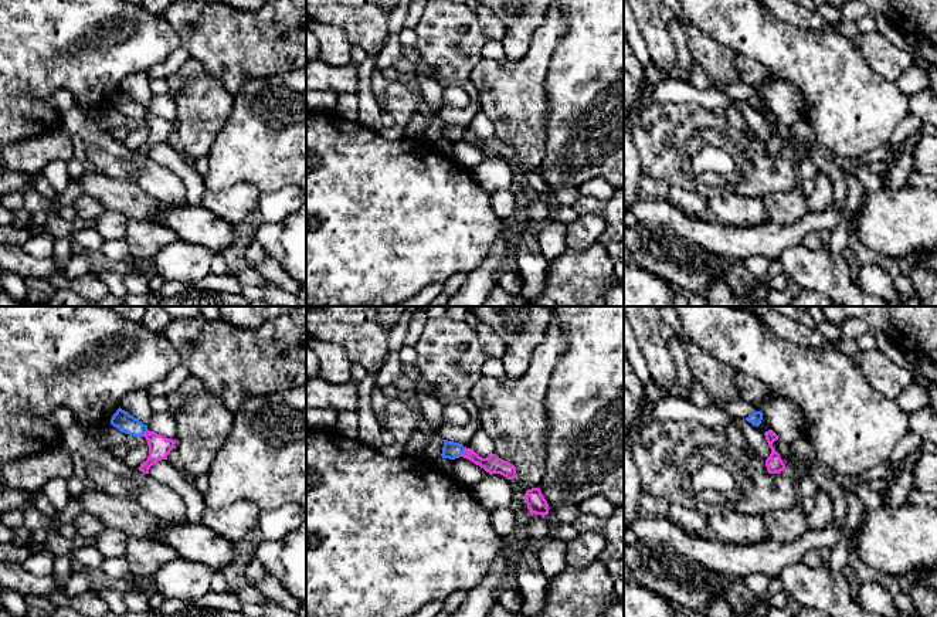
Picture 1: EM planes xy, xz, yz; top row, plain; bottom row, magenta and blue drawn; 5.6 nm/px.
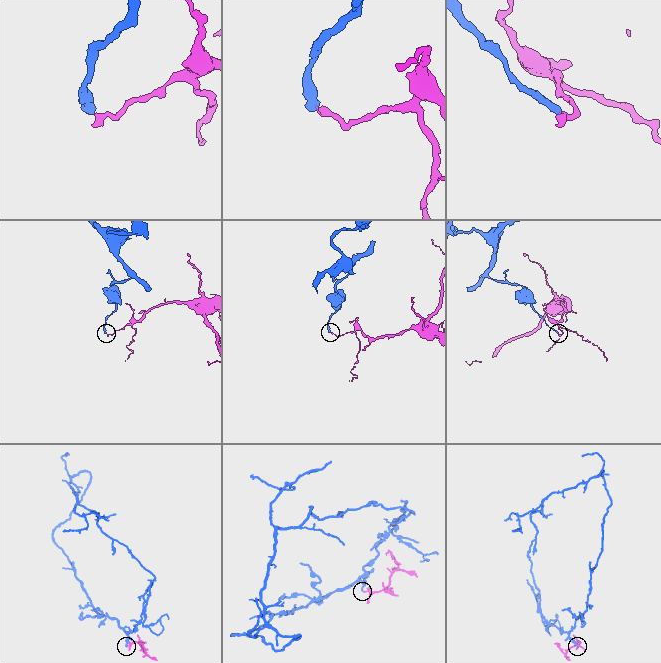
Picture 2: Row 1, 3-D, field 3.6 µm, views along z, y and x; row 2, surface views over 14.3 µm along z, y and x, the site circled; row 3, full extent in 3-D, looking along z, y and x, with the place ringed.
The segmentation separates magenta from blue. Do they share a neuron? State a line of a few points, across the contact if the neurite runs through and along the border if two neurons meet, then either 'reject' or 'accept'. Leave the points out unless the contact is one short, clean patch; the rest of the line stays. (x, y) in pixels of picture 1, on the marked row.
line xz (465, 447), (461, 456); reject

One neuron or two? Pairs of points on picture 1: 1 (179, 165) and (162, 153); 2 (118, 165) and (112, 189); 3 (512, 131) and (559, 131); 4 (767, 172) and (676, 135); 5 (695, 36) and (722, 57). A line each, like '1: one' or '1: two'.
1: one
2: two
3: two
4: one
5: one

